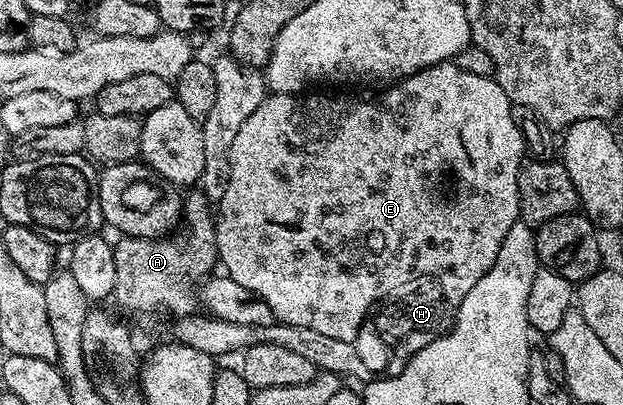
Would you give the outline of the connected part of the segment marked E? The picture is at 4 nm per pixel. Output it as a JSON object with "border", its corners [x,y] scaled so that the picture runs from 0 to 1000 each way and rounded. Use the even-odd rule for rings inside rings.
{"border":[[[721,148],[657,183],[618,222],[623,225],[612,242],[531,242],[526,232],[501,230],[488,237],[496,242],[480,242],[474,232],[432,230],[421,257],[408,267],[395,306],[388,306],[382,336],[376,336],[376,356],[369,356],[369,454],[363,454],[363,484],[356,484],[343,528],[347,635],[358,674],[433,751],[441,793],[478,810],[504,810],[522,830],[570,844],[576,815],[589,795],[599,736],[629,716],[640,694],[661,686],[665,674],[682,669],[716,681],[716,728],[738,746],[748,721],[787,672],[799,642],[799,612],[806,612],[812,573],[819,573],[833,541],[831,425],[844,390],[844,363],[830,284],[822,284],[825,257],[812,227],[806,227],[795,190],[775,193],[742,178],[730,151]]]}

